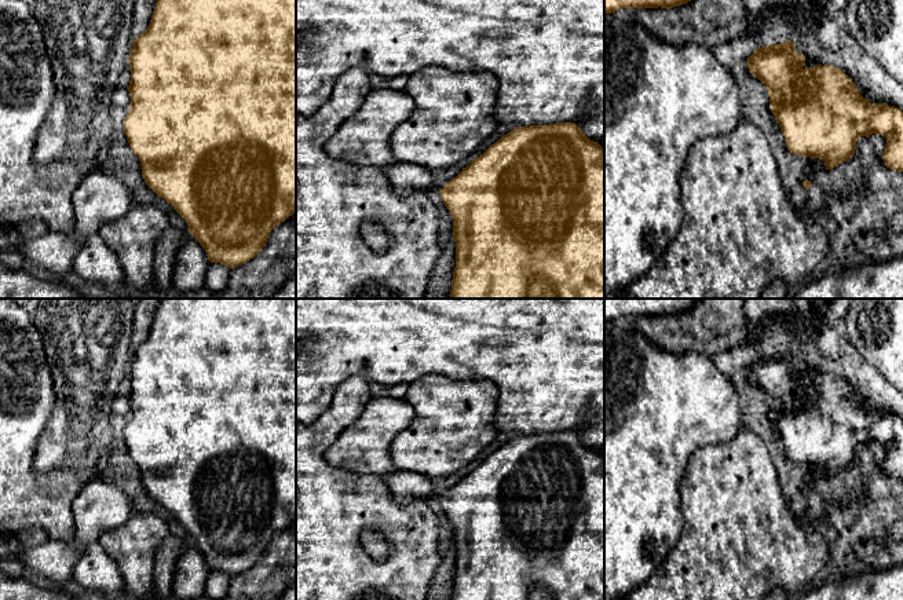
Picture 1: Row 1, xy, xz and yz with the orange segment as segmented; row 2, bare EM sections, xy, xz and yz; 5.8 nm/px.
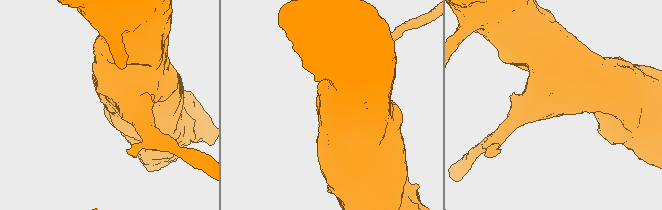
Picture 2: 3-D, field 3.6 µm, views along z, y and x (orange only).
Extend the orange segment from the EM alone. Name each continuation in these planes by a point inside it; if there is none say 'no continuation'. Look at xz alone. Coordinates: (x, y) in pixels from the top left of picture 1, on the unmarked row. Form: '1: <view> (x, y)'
1: xz (405, 486)

